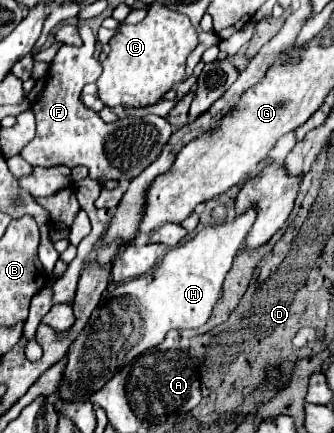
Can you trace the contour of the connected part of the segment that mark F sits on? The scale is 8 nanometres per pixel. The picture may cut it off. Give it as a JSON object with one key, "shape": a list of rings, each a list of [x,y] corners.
{"shape":[[[78,26],[82,36],[82,46],[62,46],[56,58],[50,64],[46,86],[42,94],[32,104],[36,116],[36,138],[22,148],[20,156],[32,166],[86,166],[90,170],[92,180],[132,180],[146,166],[154,162],[158,152],[164,148],[172,134],[172,126],[166,118],[150,114],[150,116],[130,116],[116,120],[112,124],[104,124],[98,116],[92,116],[94,110],[86,108],[80,100],[80,90],[88,82],[96,82],[102,66],[94,56],[96,38],[88,26]]]}

